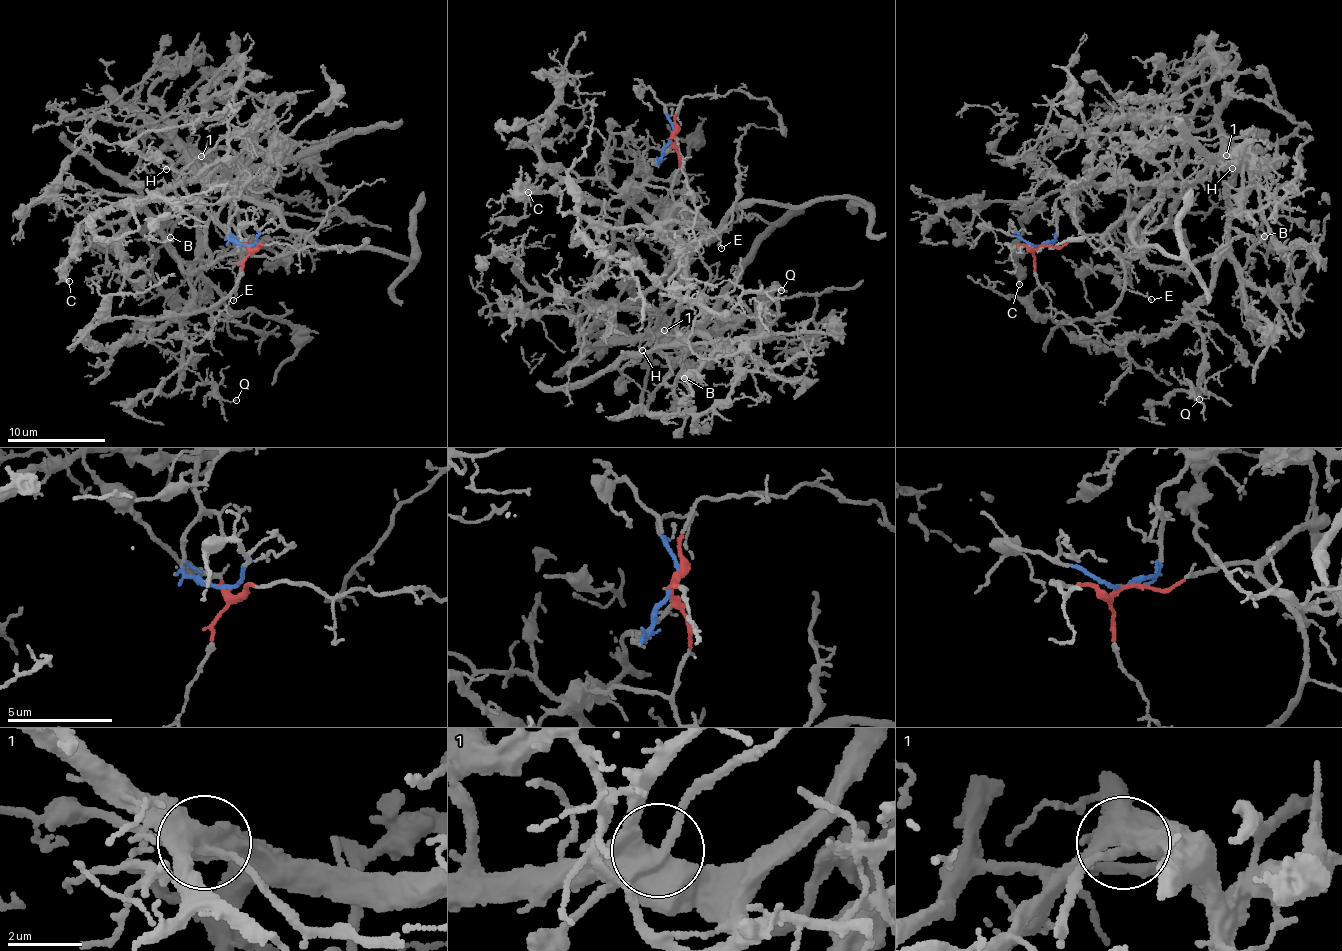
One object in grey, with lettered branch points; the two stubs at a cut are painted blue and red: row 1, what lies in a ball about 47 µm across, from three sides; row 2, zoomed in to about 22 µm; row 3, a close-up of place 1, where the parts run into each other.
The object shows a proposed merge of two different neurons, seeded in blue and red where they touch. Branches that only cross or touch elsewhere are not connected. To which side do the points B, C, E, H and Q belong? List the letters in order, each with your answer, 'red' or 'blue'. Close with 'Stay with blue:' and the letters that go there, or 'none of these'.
B: blue
C: blue
E: red
H: blue
Q: blue
Stay with blue: B, C, H, Q

